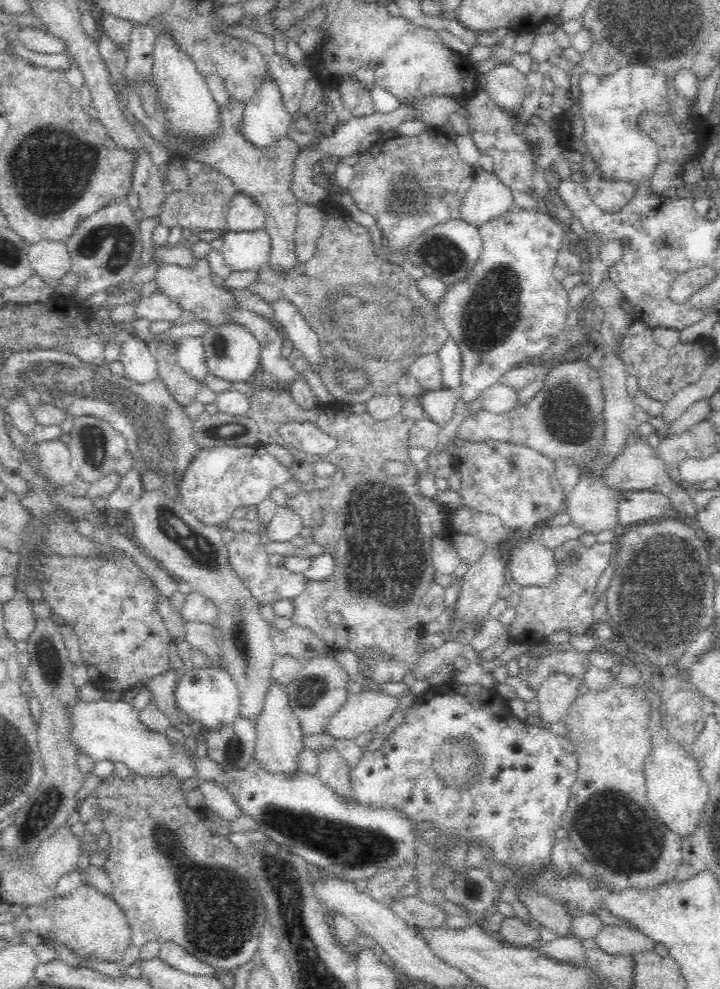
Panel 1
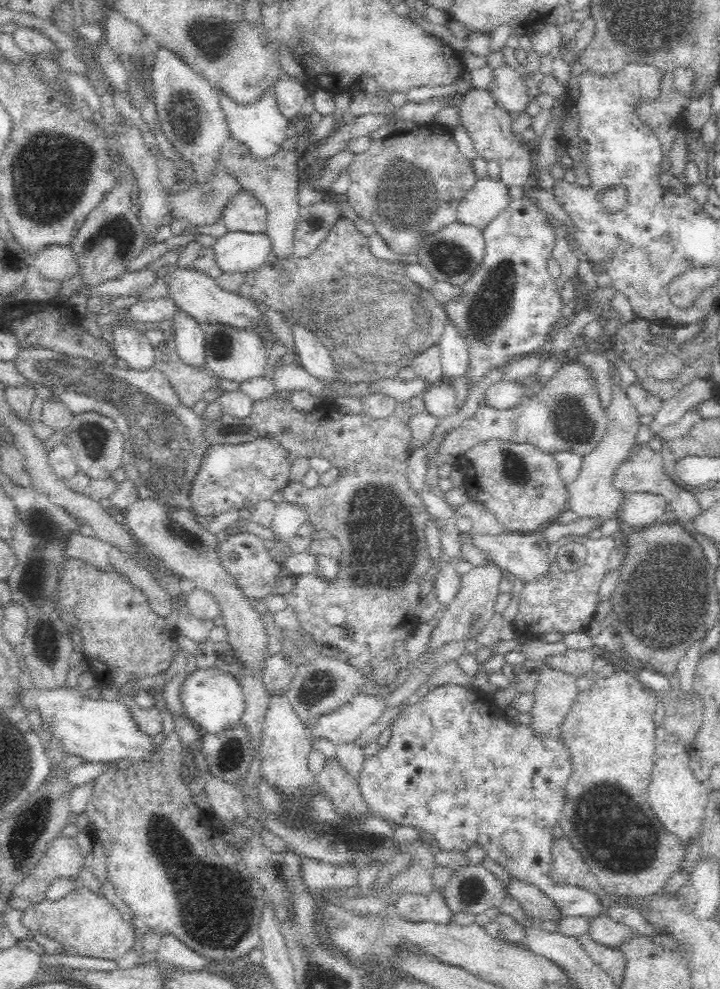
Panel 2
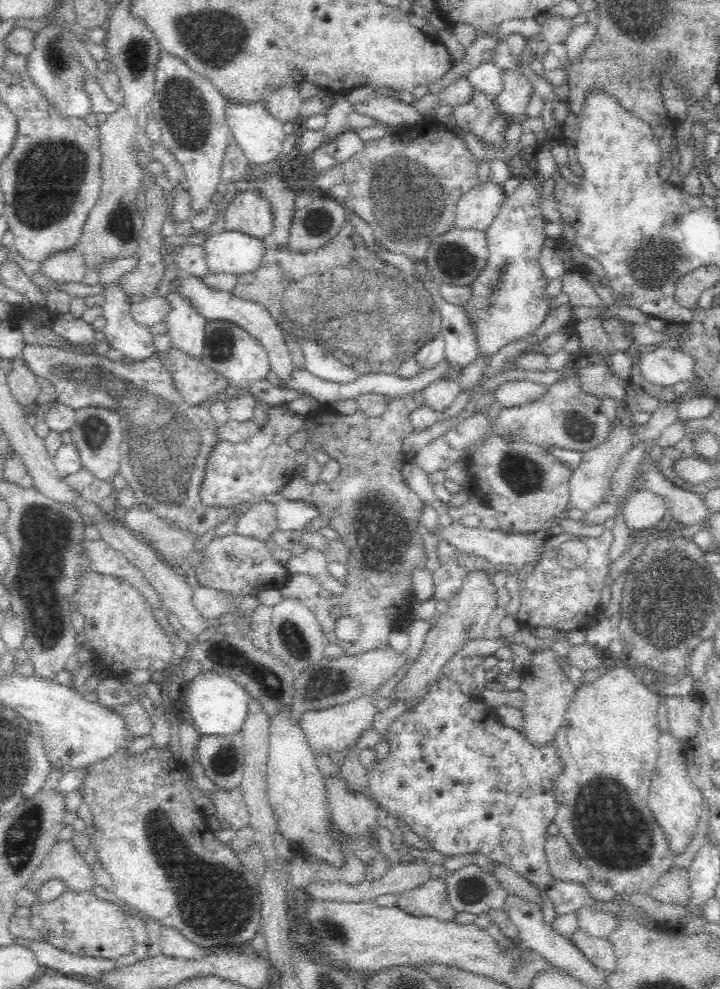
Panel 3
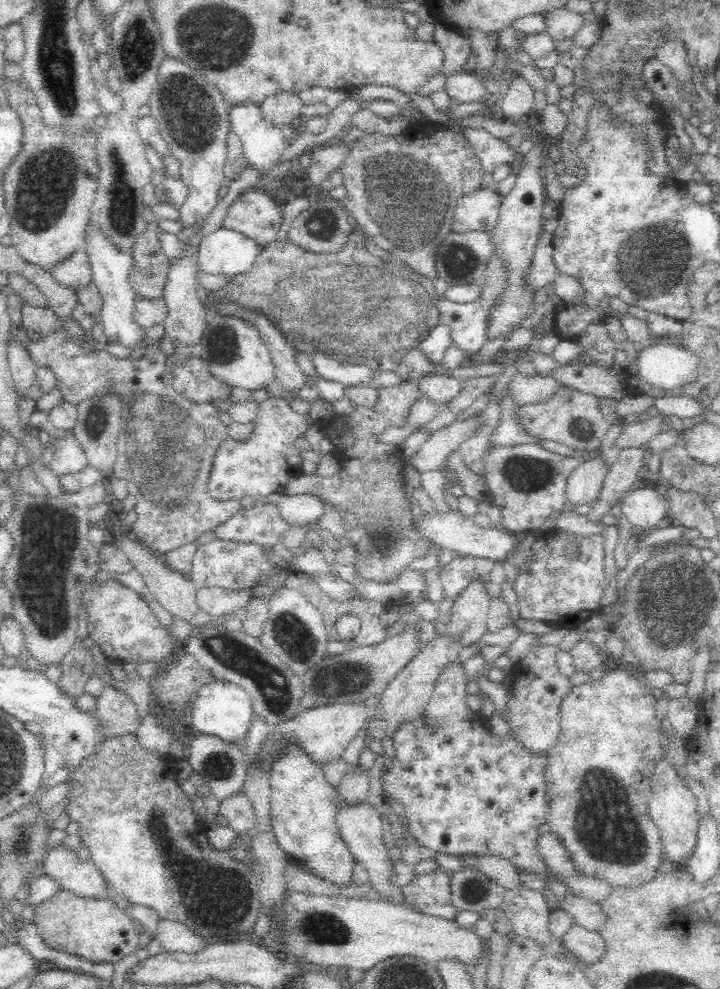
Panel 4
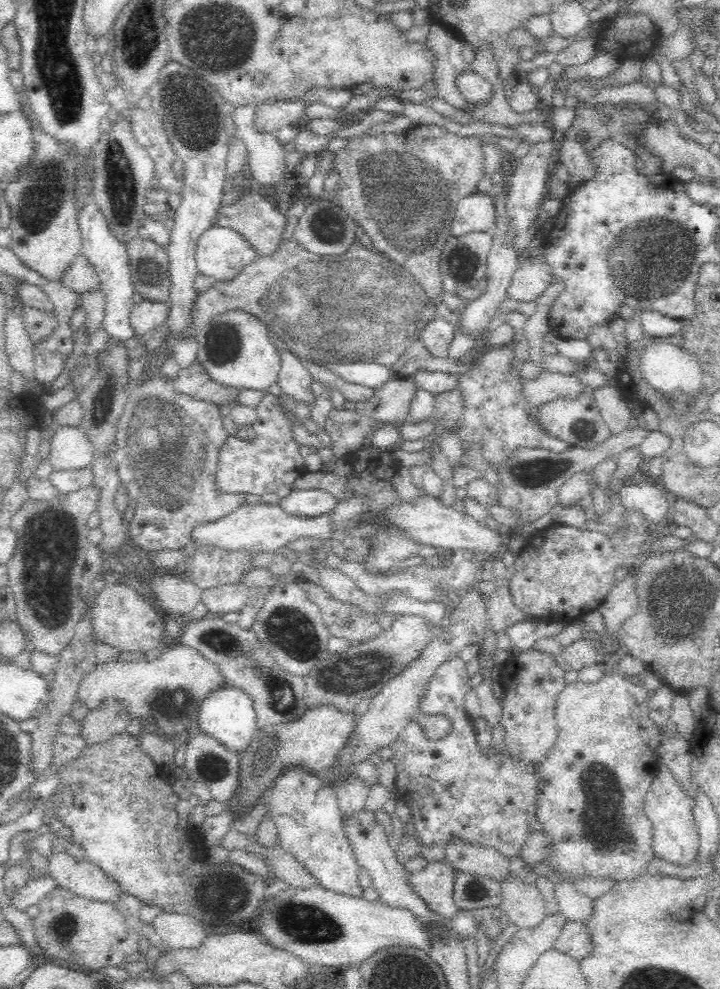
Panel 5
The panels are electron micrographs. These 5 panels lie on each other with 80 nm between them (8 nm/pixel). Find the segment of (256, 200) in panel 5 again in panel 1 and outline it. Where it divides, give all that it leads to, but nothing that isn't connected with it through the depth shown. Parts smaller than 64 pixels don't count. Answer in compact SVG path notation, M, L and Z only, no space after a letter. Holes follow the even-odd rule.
M236 193L228 205L225 229L230 232L254 232L265 228L265 214L246 193Z

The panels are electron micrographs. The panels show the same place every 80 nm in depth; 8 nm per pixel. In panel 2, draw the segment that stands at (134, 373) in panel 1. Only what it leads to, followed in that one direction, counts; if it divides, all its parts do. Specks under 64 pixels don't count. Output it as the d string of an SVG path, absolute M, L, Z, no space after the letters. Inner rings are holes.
M127 309L112 310L109 313L118 313L114 324L110 325L112 334L112 346L117 358L122 358L128 367L133 369L147 369L154 365L156 345L146 338L146 334L132 326L132 319Z

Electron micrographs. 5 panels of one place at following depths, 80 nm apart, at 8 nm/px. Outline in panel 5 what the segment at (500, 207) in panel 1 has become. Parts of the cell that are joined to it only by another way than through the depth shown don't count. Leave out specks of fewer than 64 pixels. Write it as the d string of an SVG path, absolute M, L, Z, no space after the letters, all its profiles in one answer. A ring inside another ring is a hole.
M476 192L461 198L457 204L449 230L450 237L471 232L491 232L495 221L492 193Z

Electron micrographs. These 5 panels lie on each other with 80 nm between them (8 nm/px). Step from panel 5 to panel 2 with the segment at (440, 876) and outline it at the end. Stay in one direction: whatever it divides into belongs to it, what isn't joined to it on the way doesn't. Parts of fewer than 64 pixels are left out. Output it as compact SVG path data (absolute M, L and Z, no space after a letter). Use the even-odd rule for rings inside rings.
M433 887L429 893L402 893L391 907L402 918L411 921L450 923L454 911L446 902L443 889Z

